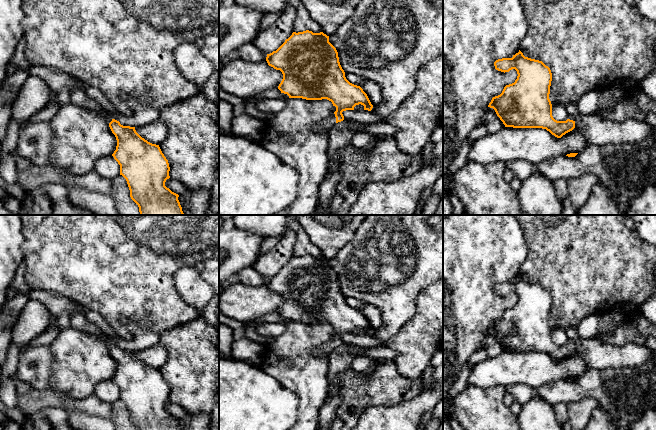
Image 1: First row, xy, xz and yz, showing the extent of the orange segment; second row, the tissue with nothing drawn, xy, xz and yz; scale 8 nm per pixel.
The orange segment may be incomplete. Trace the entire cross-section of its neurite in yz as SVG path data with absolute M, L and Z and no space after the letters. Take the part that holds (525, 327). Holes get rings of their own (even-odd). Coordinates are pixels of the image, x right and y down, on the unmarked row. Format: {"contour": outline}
{"contour": "M519 274L512 282L502 282L494 286L495 293L501 296L517 295L514 307L506 309L502 317L492 322L488 331L493 332L505 351L542 352L557 362L575 352L575 345L581 340L569 340L566 345L557 345L552 340L552 328L549 323L552 297L542 285L525 281Z"}

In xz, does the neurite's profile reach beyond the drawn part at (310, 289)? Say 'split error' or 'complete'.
split error

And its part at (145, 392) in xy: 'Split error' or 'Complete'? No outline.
Split error

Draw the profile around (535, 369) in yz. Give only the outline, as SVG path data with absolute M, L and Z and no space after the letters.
M504 351L471 367L467 385L490 388L526 384L533 390L562 379L580 377L589 368L574 352L557 362L542 352Z

